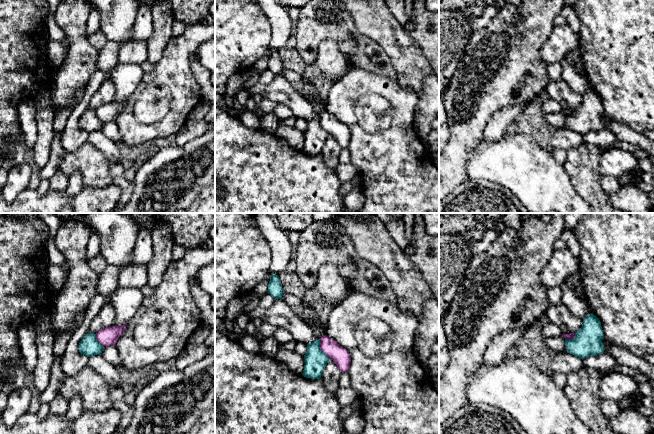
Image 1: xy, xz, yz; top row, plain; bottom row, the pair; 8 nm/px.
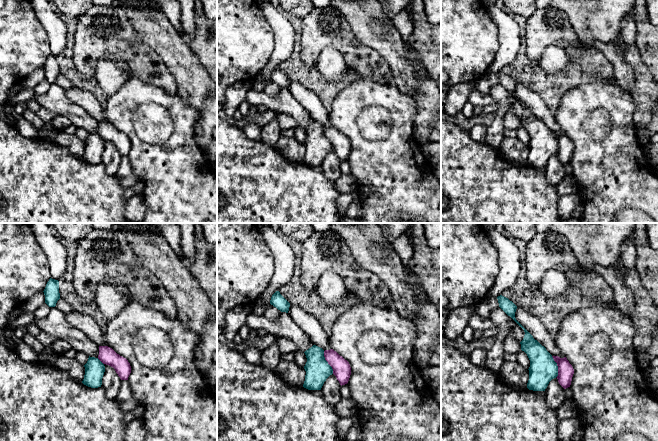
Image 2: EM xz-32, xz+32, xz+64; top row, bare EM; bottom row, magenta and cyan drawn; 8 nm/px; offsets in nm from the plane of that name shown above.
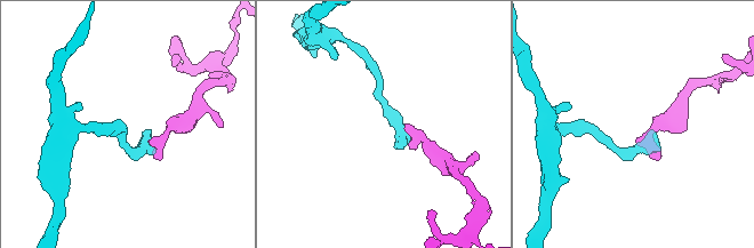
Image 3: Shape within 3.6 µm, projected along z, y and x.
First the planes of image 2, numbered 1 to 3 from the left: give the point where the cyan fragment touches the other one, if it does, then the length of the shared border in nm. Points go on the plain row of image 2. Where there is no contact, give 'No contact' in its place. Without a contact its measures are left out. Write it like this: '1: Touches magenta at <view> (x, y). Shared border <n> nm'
1: Touches magenta at xz-32 (100, 136). Shared border 80 nm
2: Touches magenta at xz+32 (327, 137). Shared border 200 nm
3: Touches magenta at xz+64 (557, 141). Shared border 180 nm

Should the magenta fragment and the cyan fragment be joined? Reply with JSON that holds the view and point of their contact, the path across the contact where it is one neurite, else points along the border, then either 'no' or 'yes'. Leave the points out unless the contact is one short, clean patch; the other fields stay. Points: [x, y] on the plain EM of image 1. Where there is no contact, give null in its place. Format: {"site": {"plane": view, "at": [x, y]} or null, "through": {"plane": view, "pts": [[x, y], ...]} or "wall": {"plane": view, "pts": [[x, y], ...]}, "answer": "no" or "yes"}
{"site": {"plane": "xz", "at": [320, 124]}, "wall": {"plane": "xz", "pts": [[319, 114], [319, 123], [330, 134]]}, "answer": "no"}

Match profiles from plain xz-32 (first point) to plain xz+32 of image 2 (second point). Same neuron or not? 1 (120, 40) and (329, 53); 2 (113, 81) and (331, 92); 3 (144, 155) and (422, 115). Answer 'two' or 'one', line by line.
1: two
2: two
3: two

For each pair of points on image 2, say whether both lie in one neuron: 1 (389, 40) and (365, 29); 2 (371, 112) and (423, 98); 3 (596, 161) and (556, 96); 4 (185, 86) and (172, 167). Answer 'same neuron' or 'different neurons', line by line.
1: same neuron
2: different neurons
3: different neurons
4: different neurons

